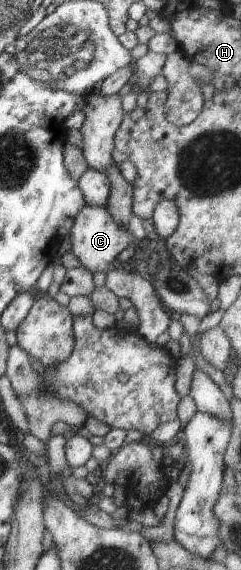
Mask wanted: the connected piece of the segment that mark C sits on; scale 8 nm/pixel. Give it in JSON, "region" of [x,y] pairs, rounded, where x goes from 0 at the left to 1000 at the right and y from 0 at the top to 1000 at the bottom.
{"region":[[[357,360],[320,375],[286,414],[295,416],[295,442],[328,454],[336,465],[378,479],[444,477],[485,463],[494,446],[556,421],[531,400],[506,400],[436,363]]]}

